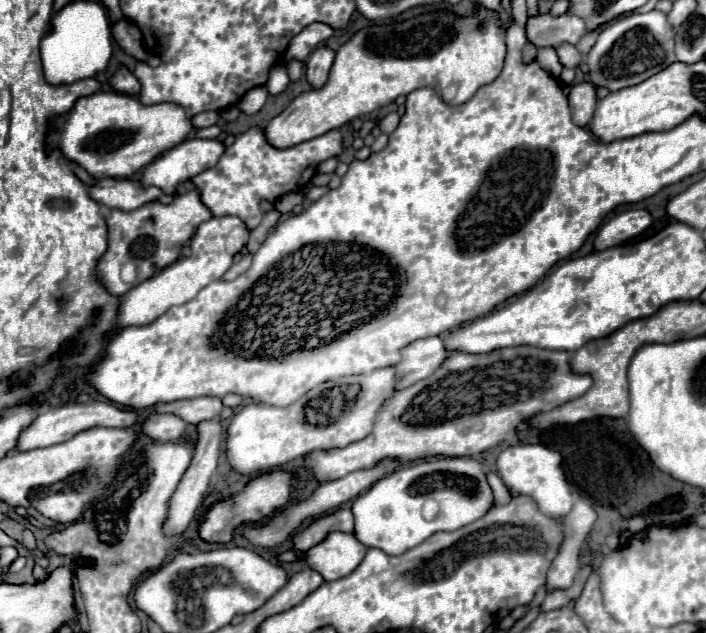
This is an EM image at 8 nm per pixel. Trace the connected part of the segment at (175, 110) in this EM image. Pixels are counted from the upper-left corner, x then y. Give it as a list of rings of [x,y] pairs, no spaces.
[[[96,92],[92,96],[80,98],[76,102],[76,106],[68,112],[68,116],[62,124],[64,124],[62,128],[52,130],[48,134],[48,146],[50,148],[58,146],[68,160],[78,162],[94,178],[102,178],[102,176],[130,178],[140,168],[148,166],[156,156],[174,148],[176,144],[180,144],[192,132],[192,124],[180,106],[176,106],[176,104],[144,106],[144,104],[140,104],[138,98],[126,96],[126,94],[116,94],[116,92]]]

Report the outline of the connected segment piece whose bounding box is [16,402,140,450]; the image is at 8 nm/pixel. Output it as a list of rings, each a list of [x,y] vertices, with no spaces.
[[[88,402],[88,404],[66,404],[60,408],[48,408],[44,410],[32,426],[28,426],[16,444],[16,450],[34,450],[34,448],[44,448],[52,444],[60,444],[64,440],[70,440],[78,432],[84,432],[94,426],[110,426],[110,428],[128,428],[128,426],[138,426],[140,418],[136,416],[134,410],[118,408],[110,402]]]

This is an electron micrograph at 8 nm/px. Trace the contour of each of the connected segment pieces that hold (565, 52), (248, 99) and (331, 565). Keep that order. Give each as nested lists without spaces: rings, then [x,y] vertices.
[[[560,44],[558,46],[558,58],[560,58],[562,66],[566,66],[566,68],[574,68],[582,62],[580,52],[572,44]]]
[[[265,85],[256,86],[248,90],[248,92],[244,94],[244,98],[242,98],[236,106],[238,106],[240,112],[244,112],[244,114],[256,114],[266,103],[268,96],[269,93]]]
[[[332,532],[324,542],[308,550],[306,562],[318,570],[324,580],[338,580],[358,568],[366,554],[366,546],[352,534]]]

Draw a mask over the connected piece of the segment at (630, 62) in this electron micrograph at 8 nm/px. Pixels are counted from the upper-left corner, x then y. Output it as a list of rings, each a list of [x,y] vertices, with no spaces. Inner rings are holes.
[[[652,10],[646,14],[634,12],[624,18],[618,18],[616,22],[600,30],[596,44],[586,56],[586,62],[590,68],[590,82],[594,86],[602,86],[602,88],[608,88],[610,92],[616,92],[648,80],[650,76],[658,74],[666,66],[676,62],[674,36],[676,36],[676,30],[668,24],[666,14],[658,10]]]

